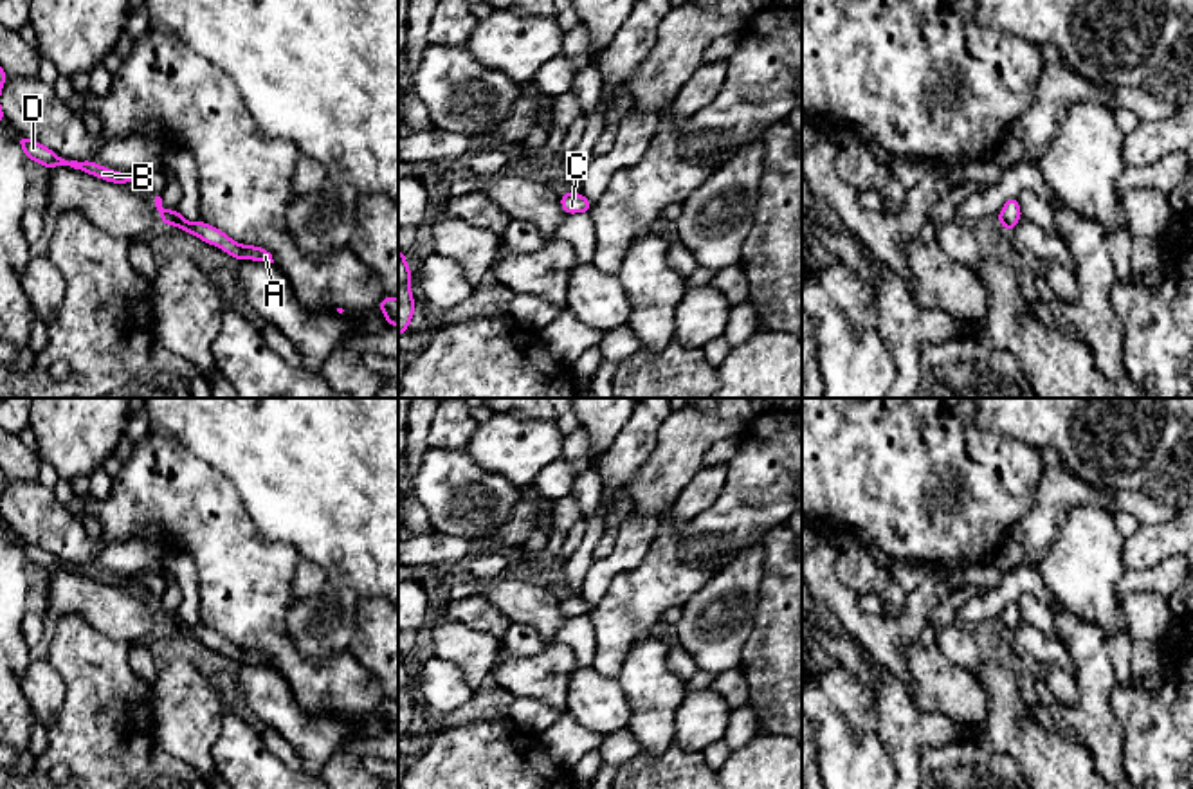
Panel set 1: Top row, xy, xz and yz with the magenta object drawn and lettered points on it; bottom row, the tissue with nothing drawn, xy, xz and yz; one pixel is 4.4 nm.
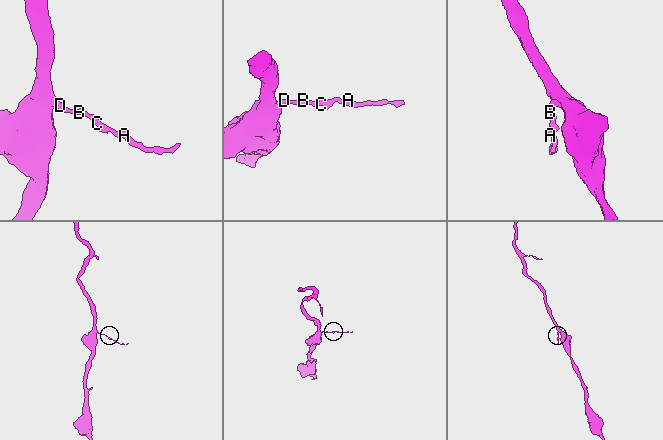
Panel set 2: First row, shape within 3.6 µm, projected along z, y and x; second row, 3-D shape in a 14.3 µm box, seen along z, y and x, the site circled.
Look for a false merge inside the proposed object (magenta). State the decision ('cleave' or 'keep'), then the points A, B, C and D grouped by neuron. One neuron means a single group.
keep; groups A B C D

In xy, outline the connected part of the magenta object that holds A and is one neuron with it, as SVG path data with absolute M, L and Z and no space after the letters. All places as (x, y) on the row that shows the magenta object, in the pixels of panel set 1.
M155 196L155 207L157 207L160 222L164 225L175 225L180 231L193 234L193 236L200 238L202 241L225 250L234 261L236 259L252 259L252 261L274 263L272 254L265 247L241 245L241 243L234 241L232 238L229 238L220 229L205 223L204 220L191 223L182 218L178 209L166 211L162 207L160 196Z

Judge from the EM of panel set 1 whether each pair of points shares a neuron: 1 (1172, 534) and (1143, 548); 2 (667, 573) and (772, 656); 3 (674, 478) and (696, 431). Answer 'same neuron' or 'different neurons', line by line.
1: same neuron
2: different neurons
3: same neuron

